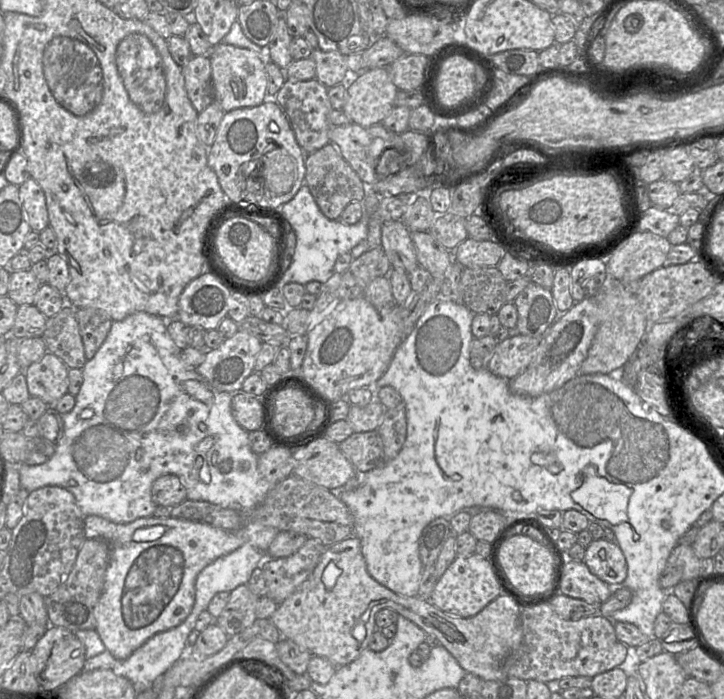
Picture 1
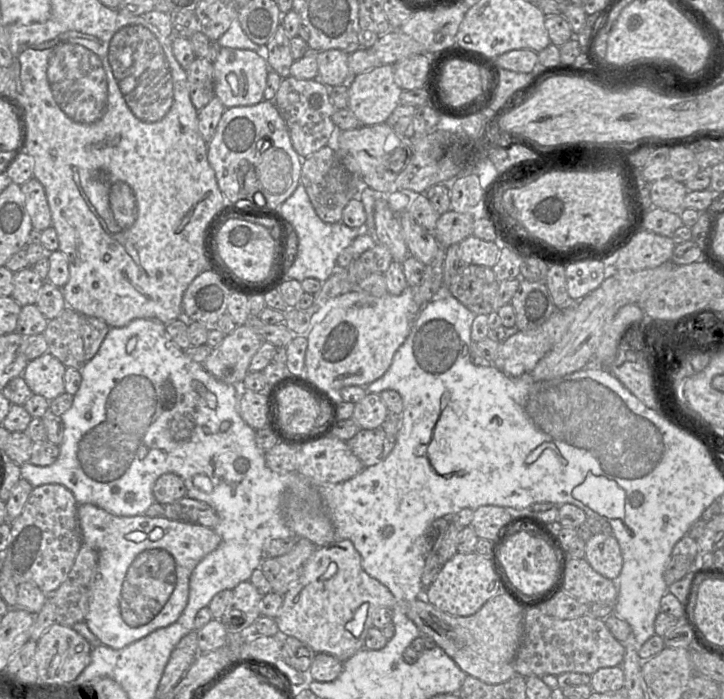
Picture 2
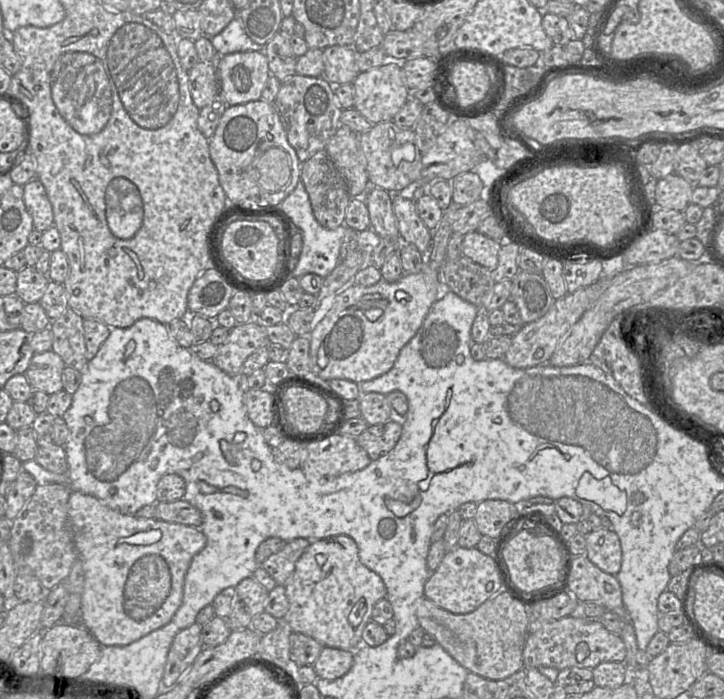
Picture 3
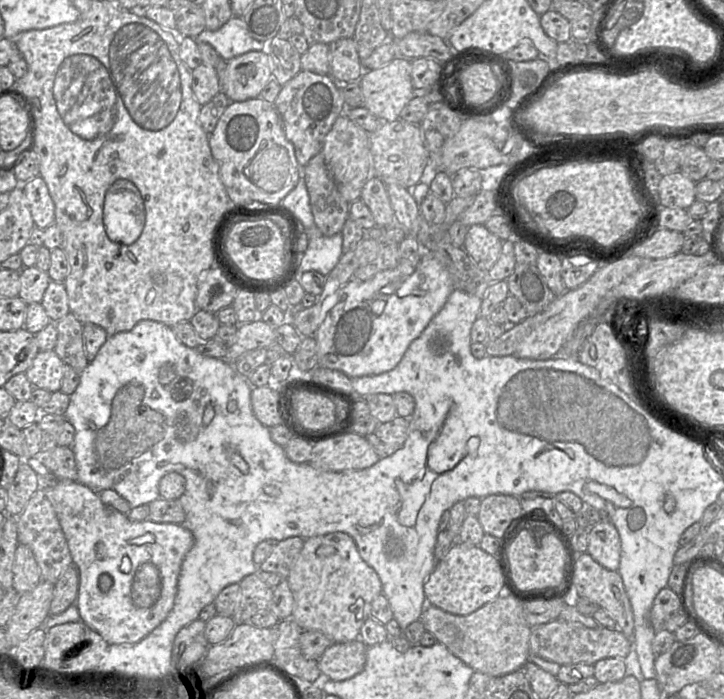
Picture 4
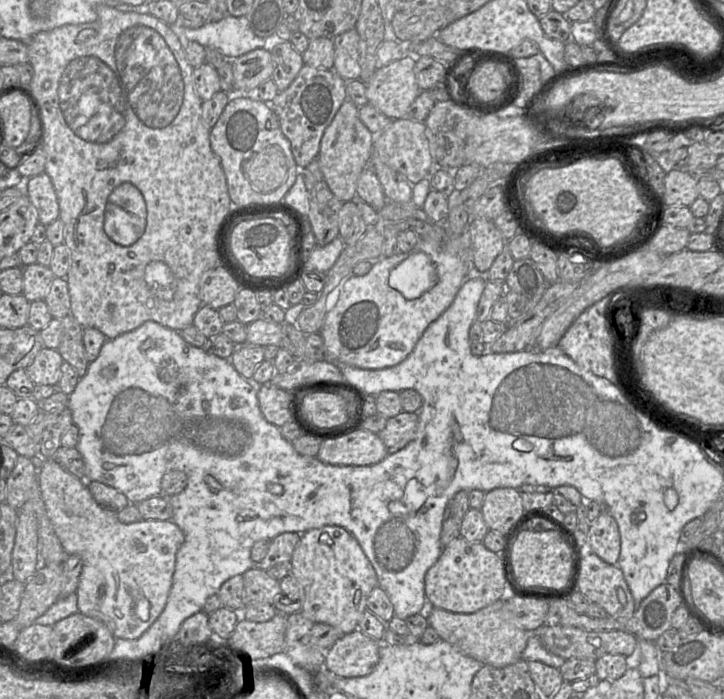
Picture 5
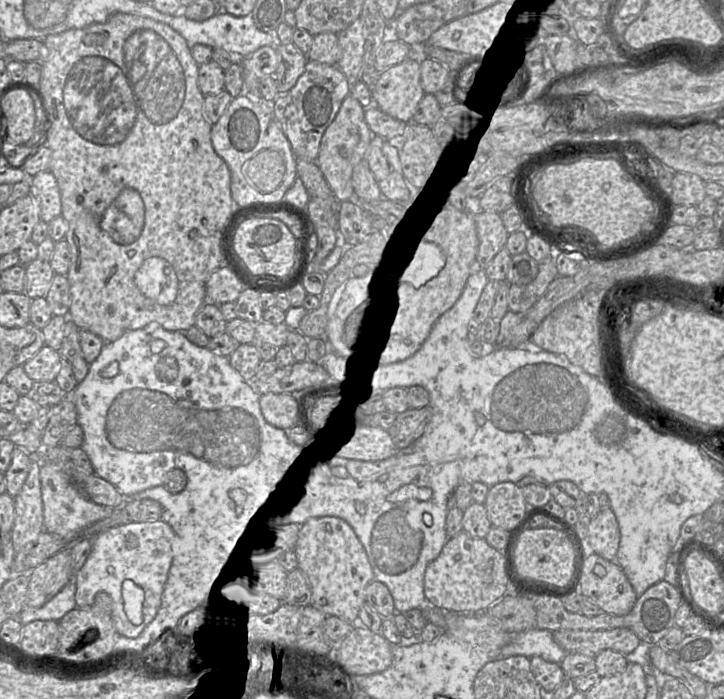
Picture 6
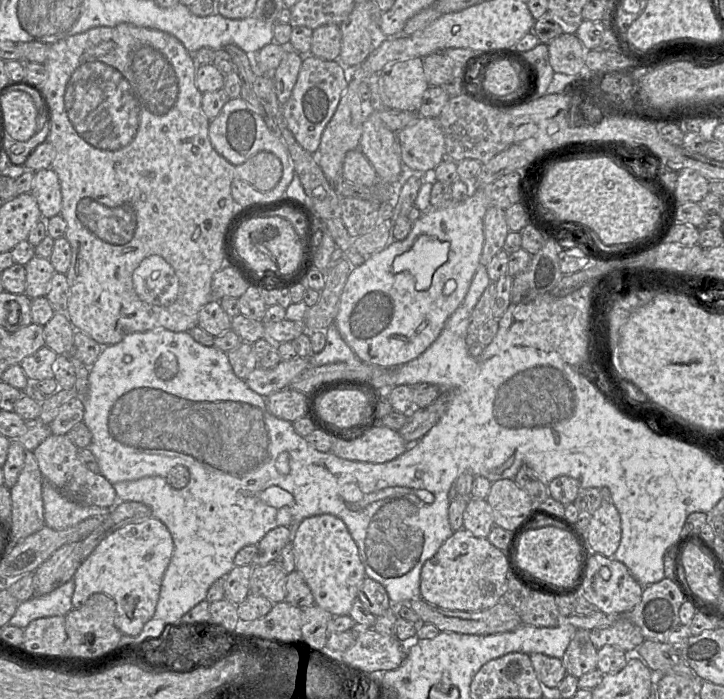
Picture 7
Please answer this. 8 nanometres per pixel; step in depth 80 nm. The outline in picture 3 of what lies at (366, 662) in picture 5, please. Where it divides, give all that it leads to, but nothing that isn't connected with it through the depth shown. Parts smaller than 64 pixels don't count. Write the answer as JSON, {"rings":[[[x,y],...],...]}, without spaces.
{"rings":[[[324,646],[313,668],[319,679],[334,680],[344,676],[352,667],[354,651]]]}

